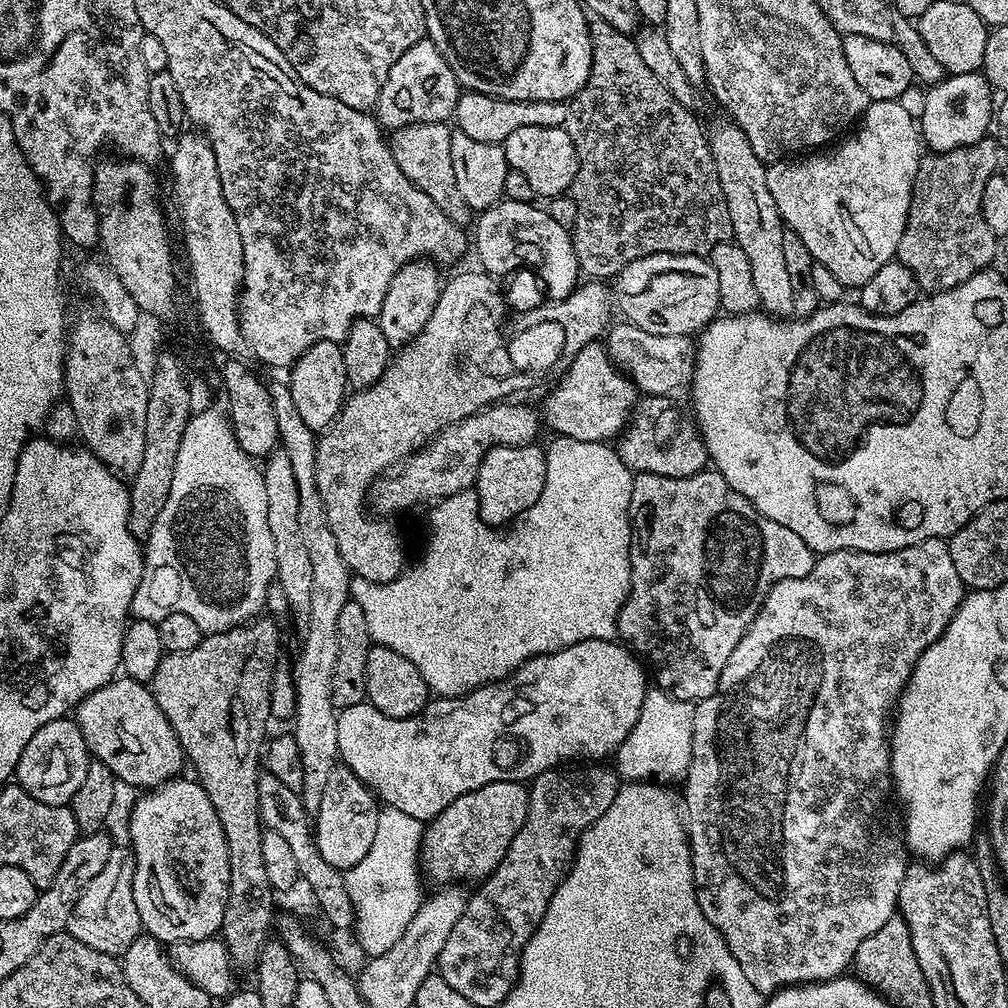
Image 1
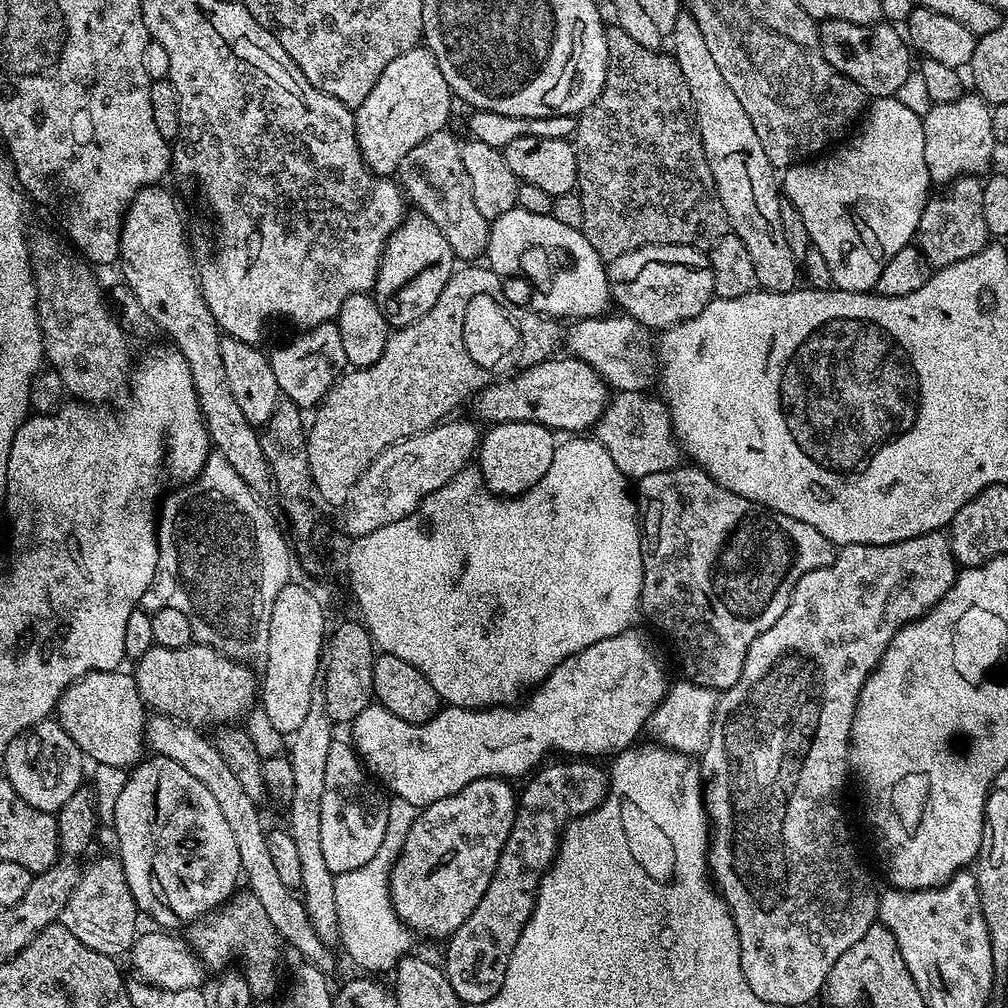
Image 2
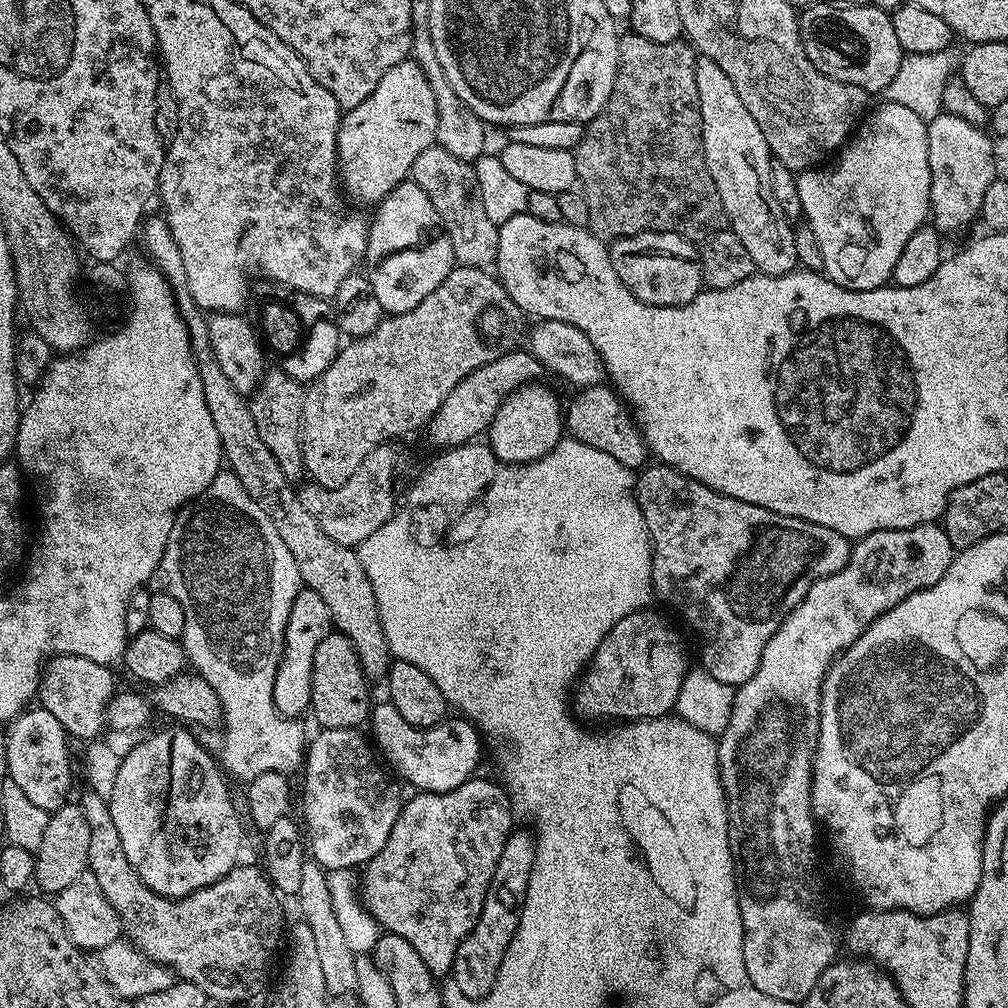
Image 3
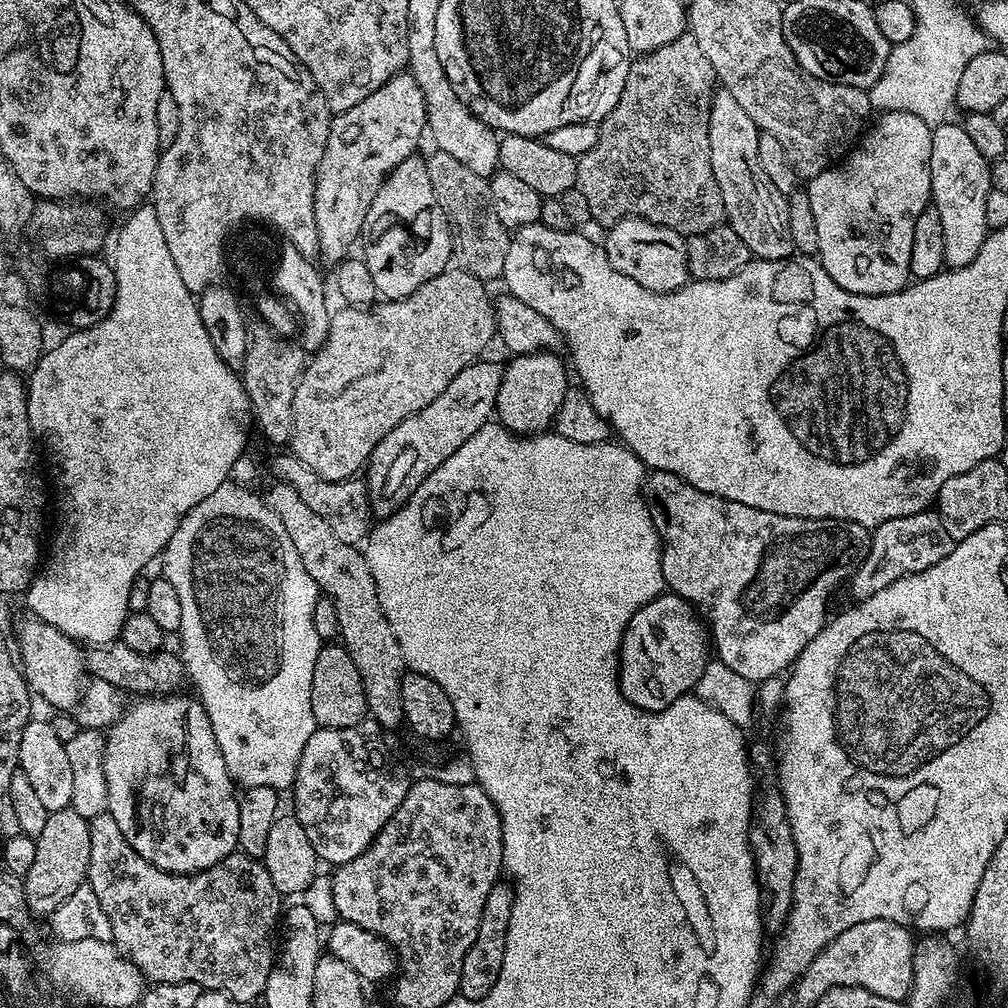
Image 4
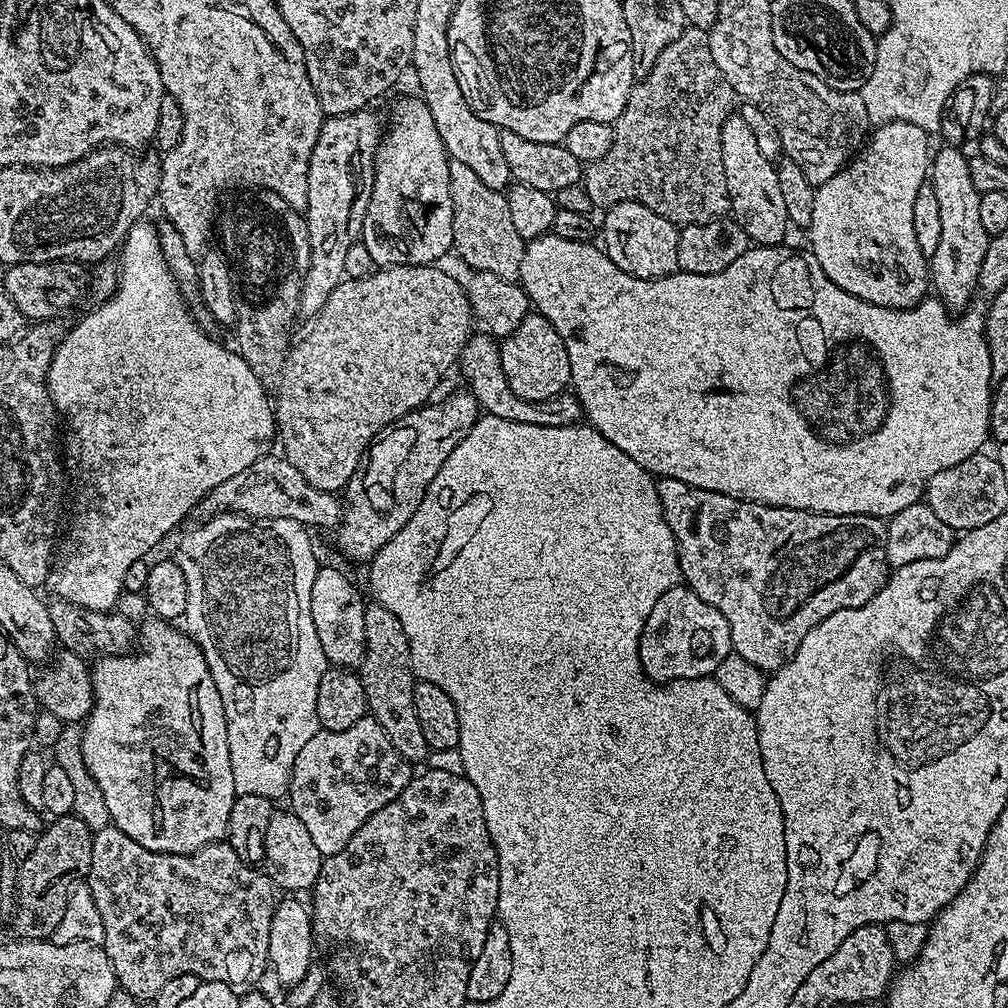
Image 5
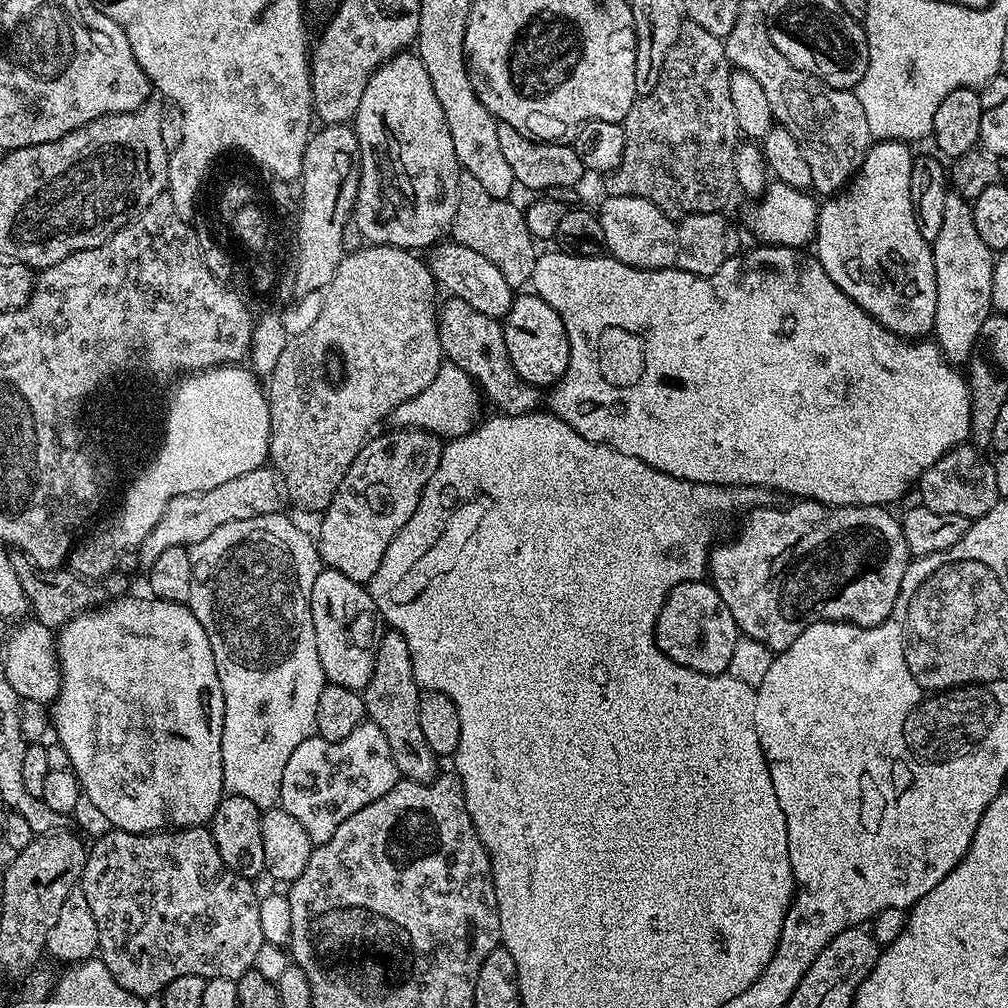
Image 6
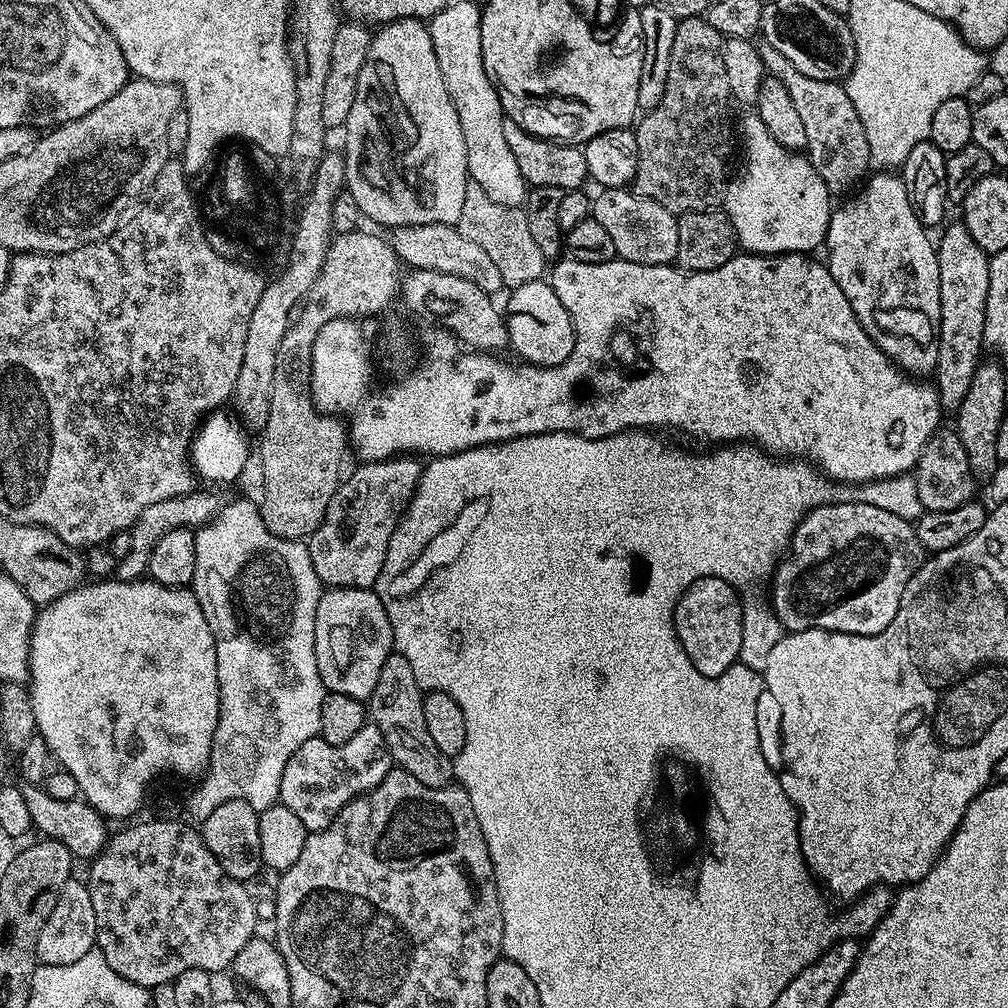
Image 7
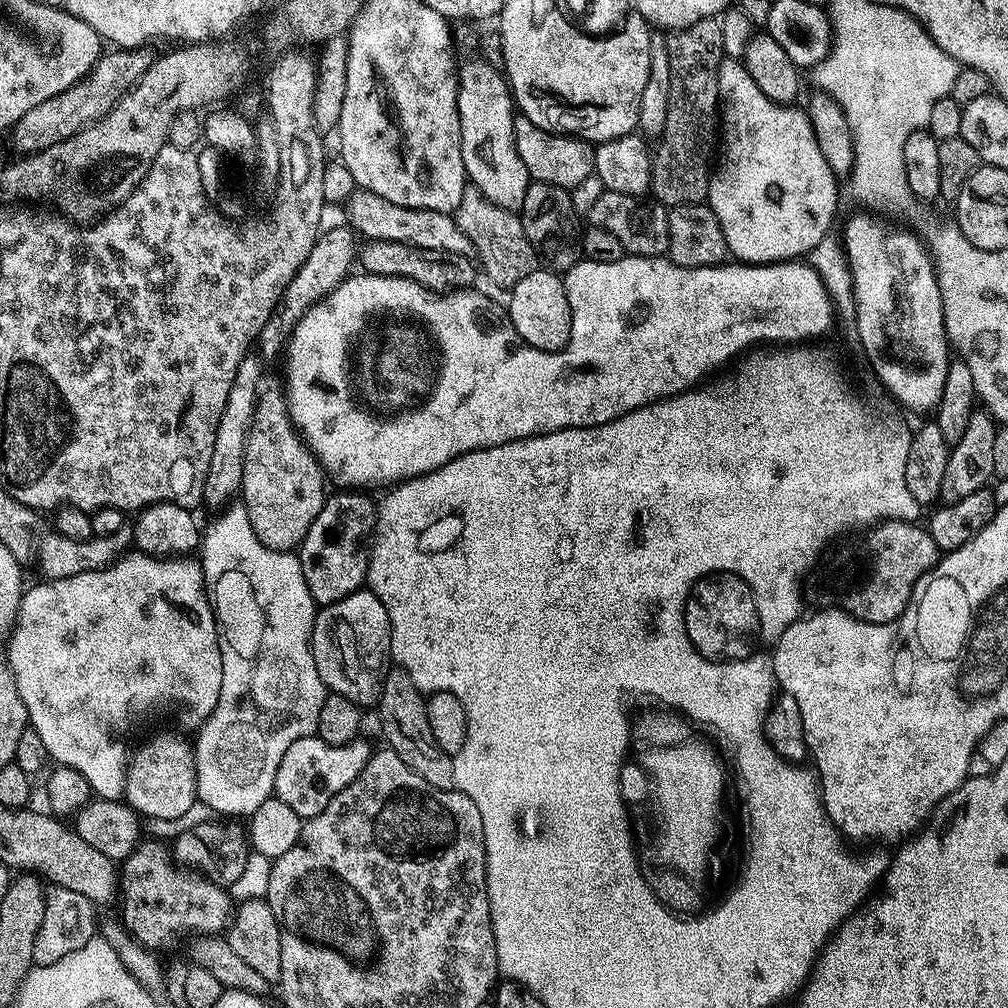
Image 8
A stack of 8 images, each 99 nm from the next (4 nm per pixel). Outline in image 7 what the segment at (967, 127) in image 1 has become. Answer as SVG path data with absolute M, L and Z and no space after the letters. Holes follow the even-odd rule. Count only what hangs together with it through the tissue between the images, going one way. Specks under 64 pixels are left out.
M962 222L956 224L949 223L943 229L940 240L938 236L938 243L936 244L936 257L938 258L938 282L940 283L940 333L938 334L938 362L936 363L936 371L934 373L934 387L936 393L940 395L941 409L951 410L959 409L962 398L966 398L966 390L970 390L970 378L974 378L974 370L980 363L982 363L982 355L980 351L985 351L986 345L984 342L984 323L986 322L986 294L990 290L990 266L988 261L990 259L989 253L982 250L982 246L978 246L978 242L974 242L974 238L970 238L970 230L966 230L966 226Z

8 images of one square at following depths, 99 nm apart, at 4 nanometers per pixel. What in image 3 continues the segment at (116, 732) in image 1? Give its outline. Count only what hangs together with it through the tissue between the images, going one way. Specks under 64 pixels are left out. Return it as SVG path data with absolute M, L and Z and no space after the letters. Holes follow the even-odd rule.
M55 656L49 659L38 681L39 707L50 710L50 714L54 714L54 718L58 718L58 722L64 727L64 731L68 733L69 737L76 739L77 736L78 739L84 740L83 742L95 741L101 735L99 732L105 731L108 703L118 691L116 680L108 668L111 667L107 663L77 656Z

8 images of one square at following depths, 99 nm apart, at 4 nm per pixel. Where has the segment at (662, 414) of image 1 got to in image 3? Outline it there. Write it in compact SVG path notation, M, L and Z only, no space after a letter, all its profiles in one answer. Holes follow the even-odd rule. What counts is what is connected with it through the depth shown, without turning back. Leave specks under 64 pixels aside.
M607 383L594 384L590 388L581 388L577 396L566 404L566 432L569 437L586 446L594 446L594 450L602 450L602 454L610 454L622 462L622 466L633 470L645 467L650 453L644 443L644 433L632 415L632 409L625 404L620 393Z

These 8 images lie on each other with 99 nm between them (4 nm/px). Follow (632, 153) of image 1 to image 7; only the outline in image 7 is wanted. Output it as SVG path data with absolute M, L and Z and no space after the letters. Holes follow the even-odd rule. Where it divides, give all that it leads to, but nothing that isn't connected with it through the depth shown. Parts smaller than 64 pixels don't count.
M703 15L683 17L674 30L674 47L670 50L670 70L666 73L662 102L658 102L656 108L647 109L634 128L638 170L630 185L631 191L677 214L706 212L715 209L724 199L724 163L732 152L732 132L734 136L733 125L732 128L728 125L728 104L733 103L732 91L726 78L726 66L722 62L725 39Z

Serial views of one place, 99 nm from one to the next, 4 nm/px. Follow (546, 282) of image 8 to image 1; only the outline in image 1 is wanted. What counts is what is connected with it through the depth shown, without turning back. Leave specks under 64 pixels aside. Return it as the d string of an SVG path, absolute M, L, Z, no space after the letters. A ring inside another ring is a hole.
M539 443L519 444L518 446L506 446L500 444L497 448L491 448L482 458L478 466L478 474L474 491L478 498L480 517L490 526L507 526L516 517L521 516L534 502L538 502L538 494L542 494L542 486L546 486L546 452Z

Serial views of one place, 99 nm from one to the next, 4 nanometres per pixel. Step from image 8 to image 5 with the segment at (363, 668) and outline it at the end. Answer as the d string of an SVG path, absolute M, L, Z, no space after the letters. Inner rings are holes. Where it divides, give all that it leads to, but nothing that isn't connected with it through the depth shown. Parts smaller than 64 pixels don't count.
M317 567L314 590L310 590L310 614L314 618L314 630L318 630L318 642L322 642L323 659L329 665L352 670L363 660L364 647L366 646L365 607L366 602L360 598L359 590L338 569Z

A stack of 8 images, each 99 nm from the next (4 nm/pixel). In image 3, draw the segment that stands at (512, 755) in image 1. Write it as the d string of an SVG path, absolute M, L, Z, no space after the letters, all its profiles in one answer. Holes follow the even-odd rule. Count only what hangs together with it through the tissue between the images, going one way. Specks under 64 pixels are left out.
M652 610L626 614L626 618L622 618L622 622L618 622L614 630L610 630L610 634L600 640L598 650L592 655L592 663L584 669L578 681L577 713L592 718L608 718L612 720L610 722L652 720L656 716L667 716L676 707L678 690L682 690L684 675L688 671L690 663L684 653L684 644L679 634L662 617L655 616ZM391 702L383 703L377 703L370 713L370 736L391 771L405 785L413 784L416 792L449 792L473 779L475 772L472 771L480 764L482 741L475 724L469 724L463 718L448 718L433 728L415 728L398 714L398 710L394 710Z

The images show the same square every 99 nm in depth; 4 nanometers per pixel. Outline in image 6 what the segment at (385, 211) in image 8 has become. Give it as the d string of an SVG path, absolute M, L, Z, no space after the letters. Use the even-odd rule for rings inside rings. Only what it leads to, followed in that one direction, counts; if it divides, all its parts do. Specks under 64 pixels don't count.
M441 242L427 253L426 263L437 285L443 291L445 288L449 297L470 302L474 310L482 310L482 314L486 314L492 320L500 320L510 310L514 290L510 282L502 278L502 270L498 270L498 266L490 262L490 258L482 258L482 254L455 242Z

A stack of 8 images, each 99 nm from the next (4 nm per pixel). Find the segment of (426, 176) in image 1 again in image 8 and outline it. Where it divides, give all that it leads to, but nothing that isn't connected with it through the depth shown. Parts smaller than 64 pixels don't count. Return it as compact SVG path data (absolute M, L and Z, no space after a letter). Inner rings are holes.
M470 182L465 183L462 190L462 202L458 202L454 219L456 225L462 230L462 234L470 238L476 251L475 259L483 275L485 272L498 287L510 290L518 282L522 282L526 274L537 271L538 252L526 238L519 215L502 206L494 206L494 202L490 202L490 198L486 198L486 194L478 190L478 186Z

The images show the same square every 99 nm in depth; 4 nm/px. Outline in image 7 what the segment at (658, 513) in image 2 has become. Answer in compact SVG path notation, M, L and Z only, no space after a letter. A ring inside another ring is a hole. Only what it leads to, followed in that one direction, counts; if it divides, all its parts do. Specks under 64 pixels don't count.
M855 498L842 500L831 504L823 504L804 515L802 522L792 534L790 550L784 553L780 563L776 566L776 571L770 577L770 585L772 584L770 607L781 629L788 632L801 632L807 628L821 628L822 630L830 630L831 632L854 634L855 636L873 636L874 634L878 634L882 630L886 630L886 626L890 626L890 622L894 622L894 614L898 614L900 603L902 602L902 594L906 590L910 578L914 578L916 571L925 562L926 553L922 542L918 542L916 525L913 521L898 518L898 514L890 514L890 510L881 510L881 508L873 504L865 504L863 500Z

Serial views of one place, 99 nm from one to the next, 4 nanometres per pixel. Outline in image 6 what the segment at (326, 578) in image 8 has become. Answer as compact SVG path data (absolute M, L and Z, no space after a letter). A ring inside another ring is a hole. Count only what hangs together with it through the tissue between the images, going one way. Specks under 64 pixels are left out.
M396 428L384 440L369 439L354 458L350 470L342 478L330 506L320 520L320 536L316 548L325 565L338 574L346 574L354 582L367 585L382 566L386 546L410 522L410 514L418 510L422 490L430 482L430 474L438 470L445 441L425 428Z

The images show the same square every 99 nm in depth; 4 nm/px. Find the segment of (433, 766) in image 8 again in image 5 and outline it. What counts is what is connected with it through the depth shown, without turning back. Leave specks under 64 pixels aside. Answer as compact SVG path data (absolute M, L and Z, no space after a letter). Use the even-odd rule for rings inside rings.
M372 602L364 609L366 618L366 646L364 658L358 665L358 675L362 690L366 690L366 702L372 719L386 730L390 746L398 750L400 759L413 766L419 766L430 749L422 735L422 725L418 722L418 713L414 711L414 686L418 683L412 674L410 662L410 642L406 642L406 630L390 610Z

